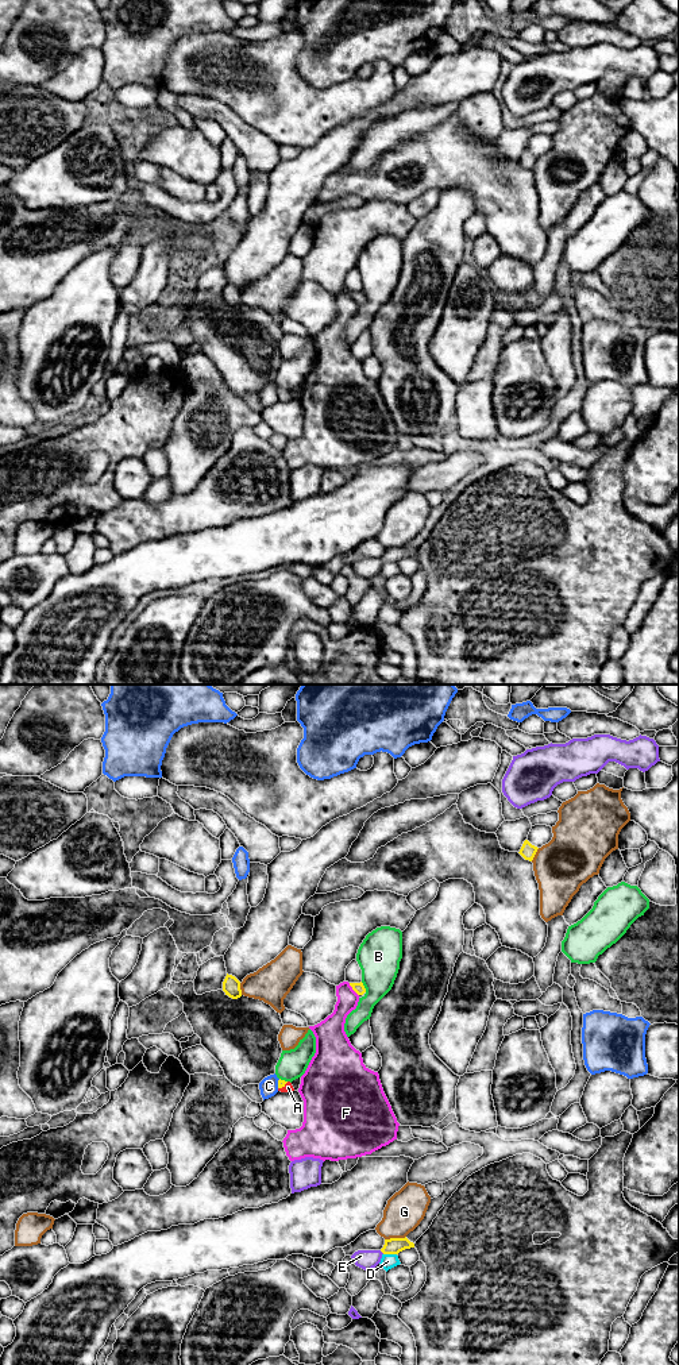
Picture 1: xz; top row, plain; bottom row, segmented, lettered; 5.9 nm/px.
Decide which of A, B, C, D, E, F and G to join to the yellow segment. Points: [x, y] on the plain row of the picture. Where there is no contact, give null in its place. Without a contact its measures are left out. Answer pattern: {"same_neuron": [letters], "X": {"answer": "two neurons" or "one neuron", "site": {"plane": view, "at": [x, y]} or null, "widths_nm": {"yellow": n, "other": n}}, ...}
{"same_neuron": ["A"], "A": {"answer": "one neuron", "site": {"plane": "xz", "at": [282, 394]}, "widths_nm": {"yellow": 50, "other": 50}}, "B": {"answer": "two neurons", "site": {"plane": "xz", "at": [363, 296]}, "widths_nm": {"yellow": 70, "other": 260}}, "C": {"answer": "two neurons", "site": {"plane": "xz", "at": [278, 392]}, "widths_nm": {"yellow": 50, "other": 110}}, "D": {"answer": "two neurons", "site": {"plane": "xz", "at": [390, 562]}, "widths_nm": {"yellow": 100, "other": 90}}, "E": {"answer": "two neurons", "site": {"plane": "xz", "at": [382, 560]}, "widths_nm": {"yellow": 100, "other": 120}}, "F": {"answer": "two neurons", "site": {"plane": "xz", "at": [352, 297]}, "widths_nm": {"yellow": 70, "other": 130}}, "G": {"answer": "two neurons", "site": {"plane": "xz", "at": [394, 547]}, "widths_nm": {"yellow": 100, "other": 220}}}

